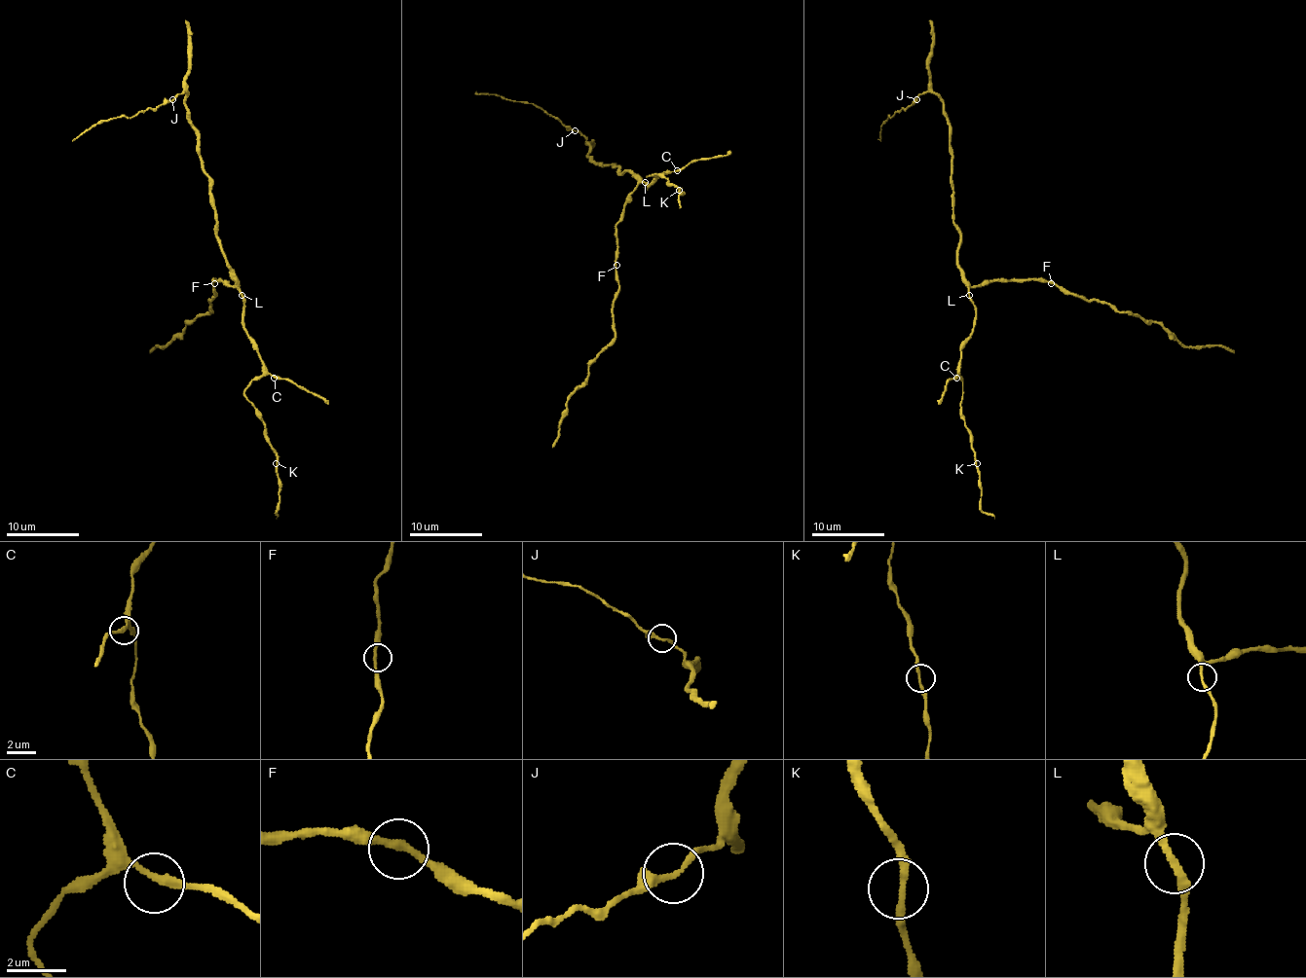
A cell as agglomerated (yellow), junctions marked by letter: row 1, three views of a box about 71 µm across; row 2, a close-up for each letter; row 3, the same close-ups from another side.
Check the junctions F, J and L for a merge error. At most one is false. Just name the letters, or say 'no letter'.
no letter

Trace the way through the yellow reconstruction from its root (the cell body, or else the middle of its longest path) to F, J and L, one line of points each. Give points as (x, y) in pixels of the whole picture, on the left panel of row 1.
F: (228, 265), (234, 287), (214, 279), (214, 283)
J: (228, 265), (217, 235), (210, 179), (200, 154), (200, 130), (190, 120), (186, 94), (177, 94), (172, 99)
L: (228, 265), (230, 277), (242, 294)

